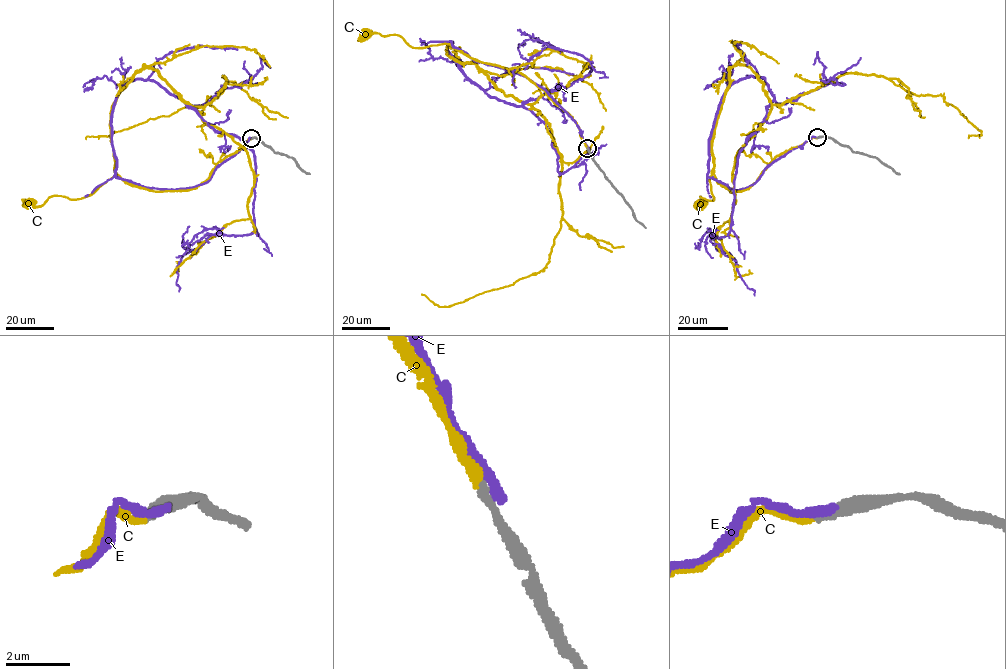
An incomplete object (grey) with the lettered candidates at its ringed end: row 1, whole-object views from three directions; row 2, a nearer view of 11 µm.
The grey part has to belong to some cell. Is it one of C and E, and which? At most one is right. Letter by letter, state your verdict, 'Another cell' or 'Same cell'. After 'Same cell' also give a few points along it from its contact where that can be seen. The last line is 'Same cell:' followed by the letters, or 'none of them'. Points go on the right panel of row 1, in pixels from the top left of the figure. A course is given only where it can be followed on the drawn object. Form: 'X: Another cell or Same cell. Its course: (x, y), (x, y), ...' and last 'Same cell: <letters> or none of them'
C: Same cell. Its course: (817, 137), (777, 155), (754, 182), (741, 191), (731, 192), (713, 173), (713, 200), (700, 197), (698, 205)
E: Another cell
Same cell: C

